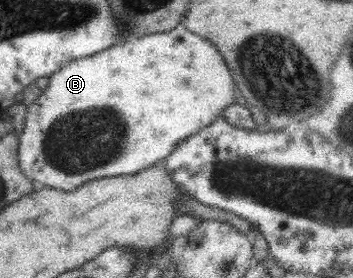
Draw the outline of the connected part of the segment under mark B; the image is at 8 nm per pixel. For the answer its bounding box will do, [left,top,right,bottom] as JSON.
[18,25,236,191]

